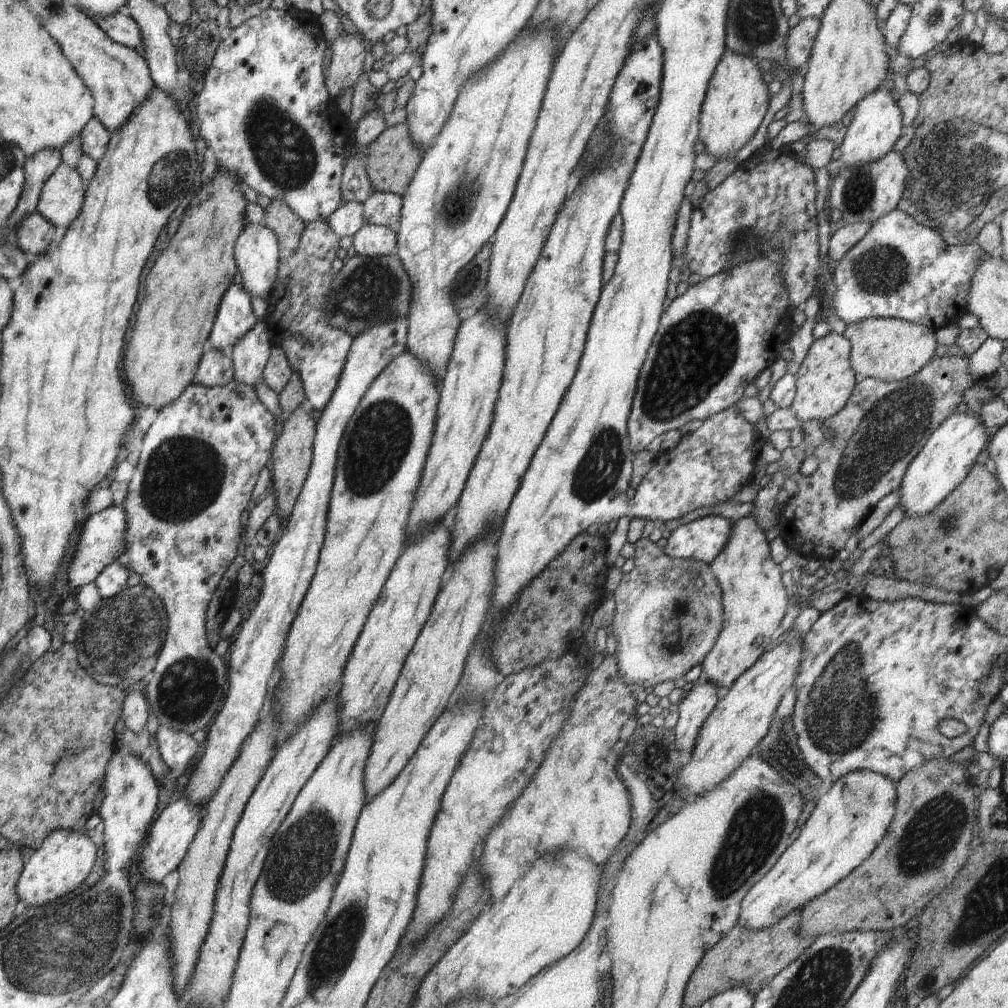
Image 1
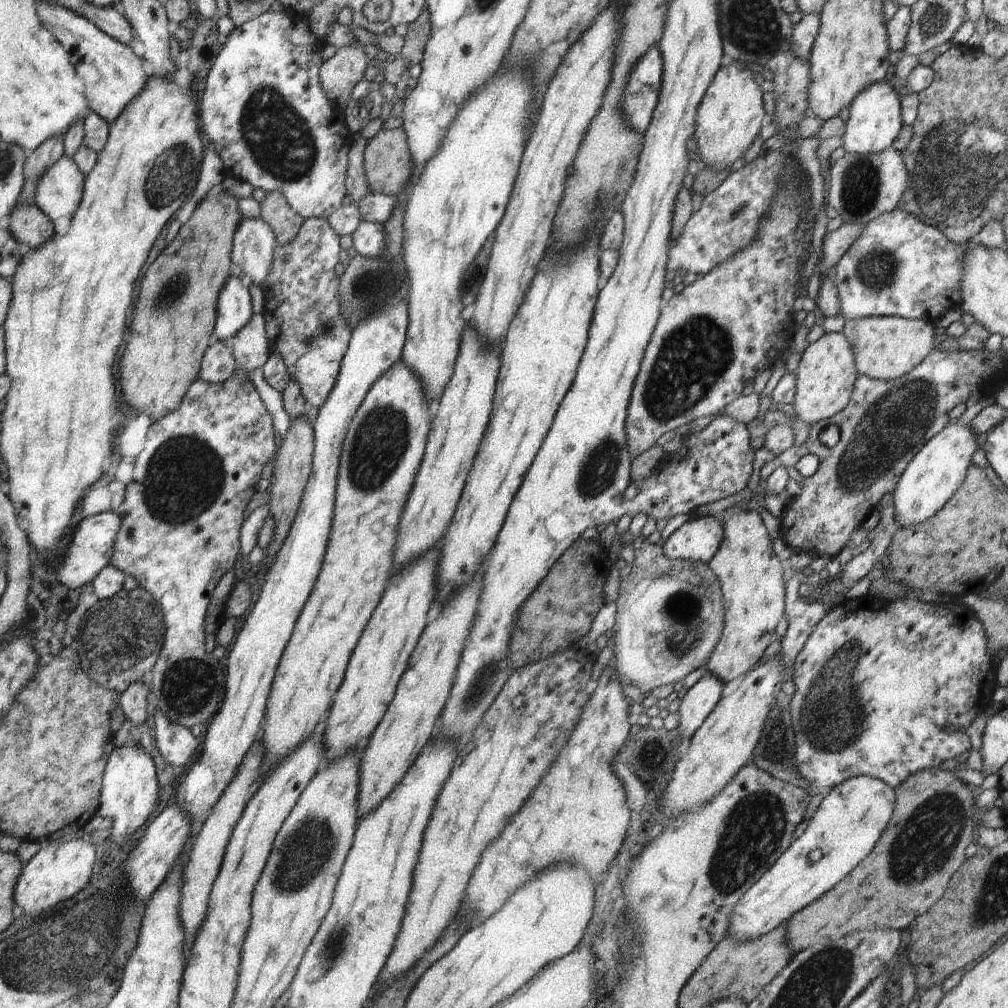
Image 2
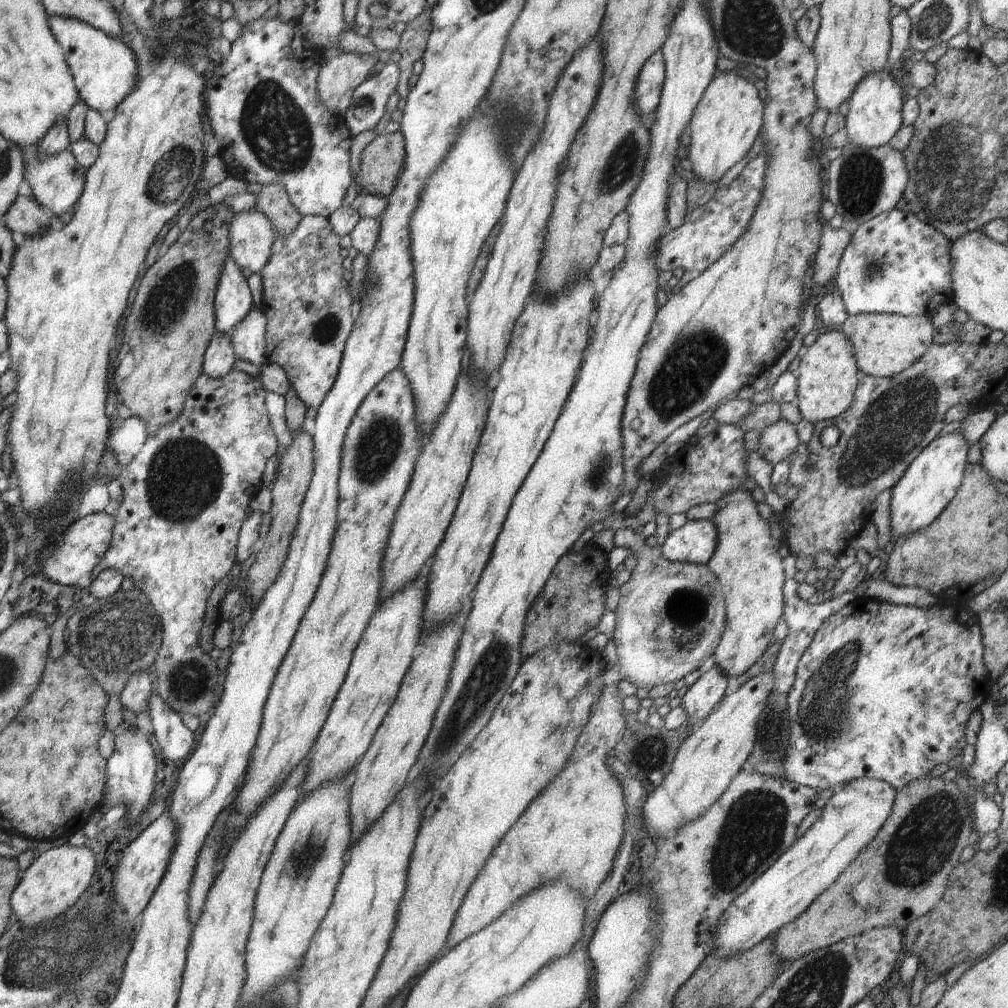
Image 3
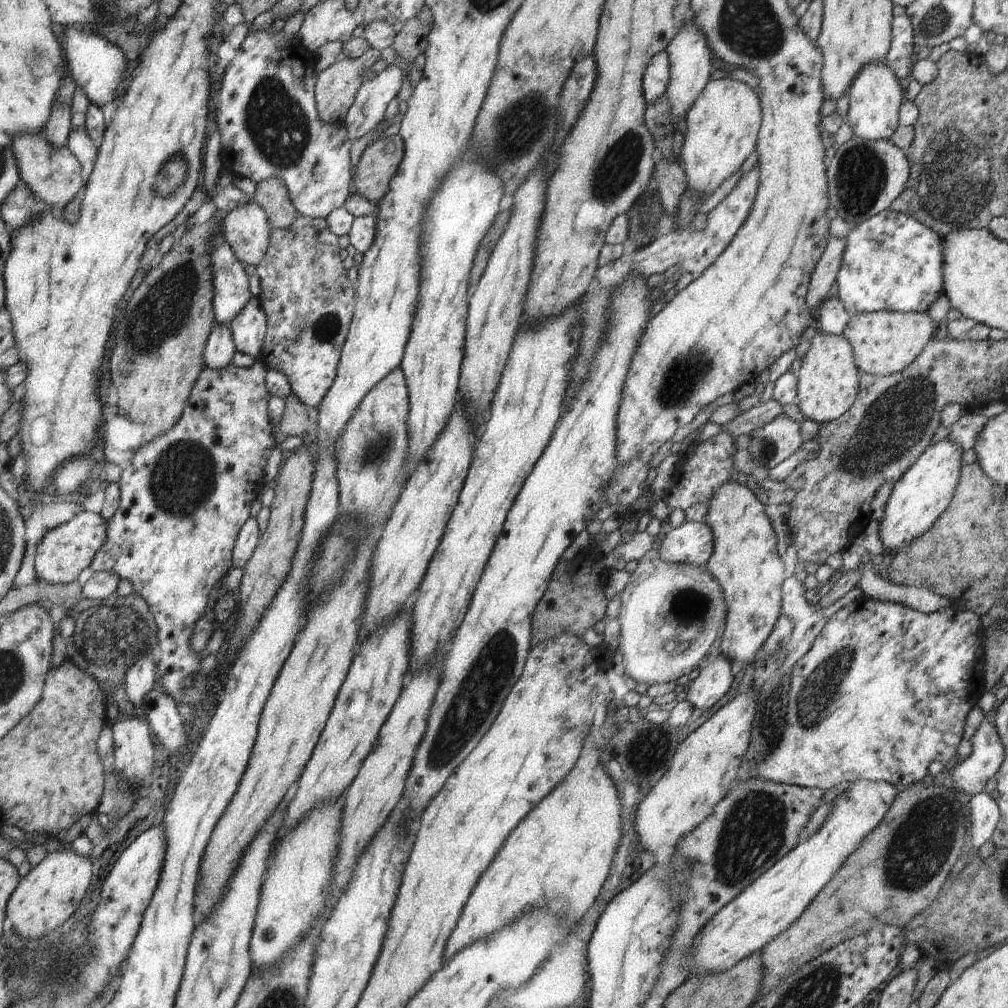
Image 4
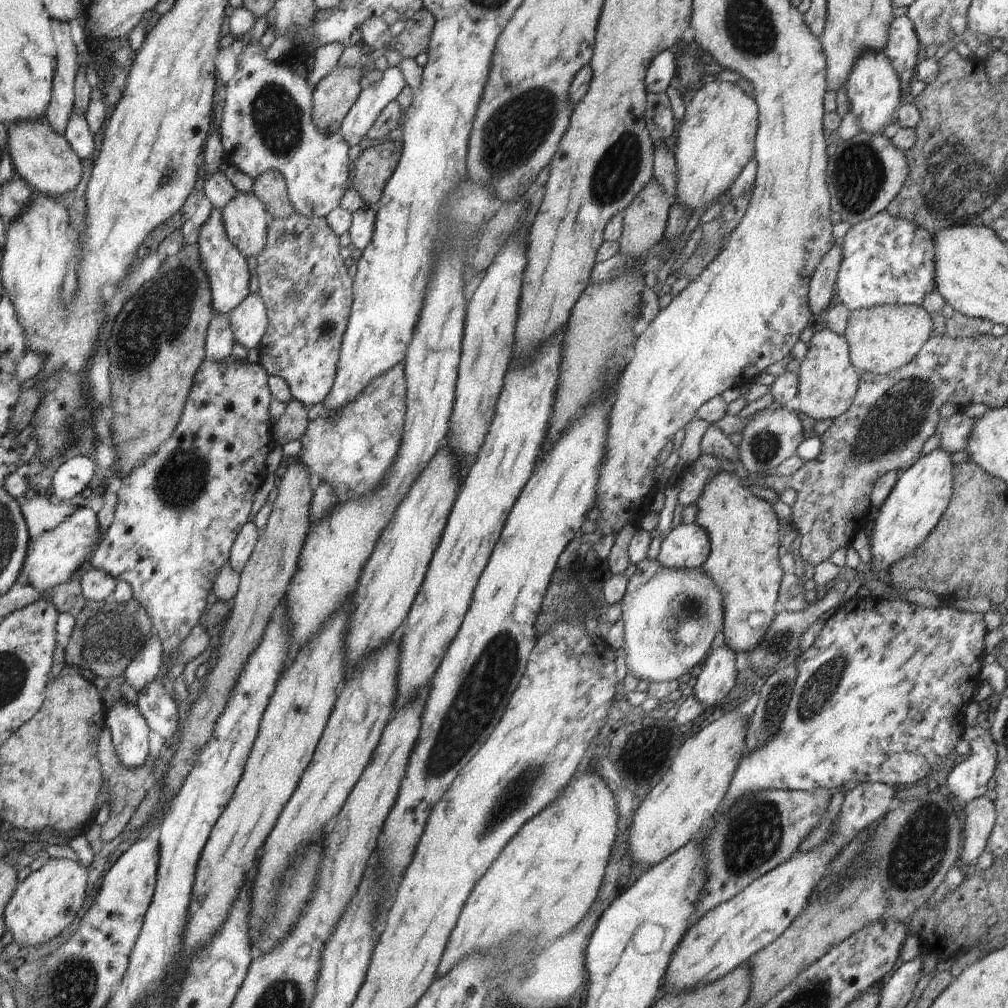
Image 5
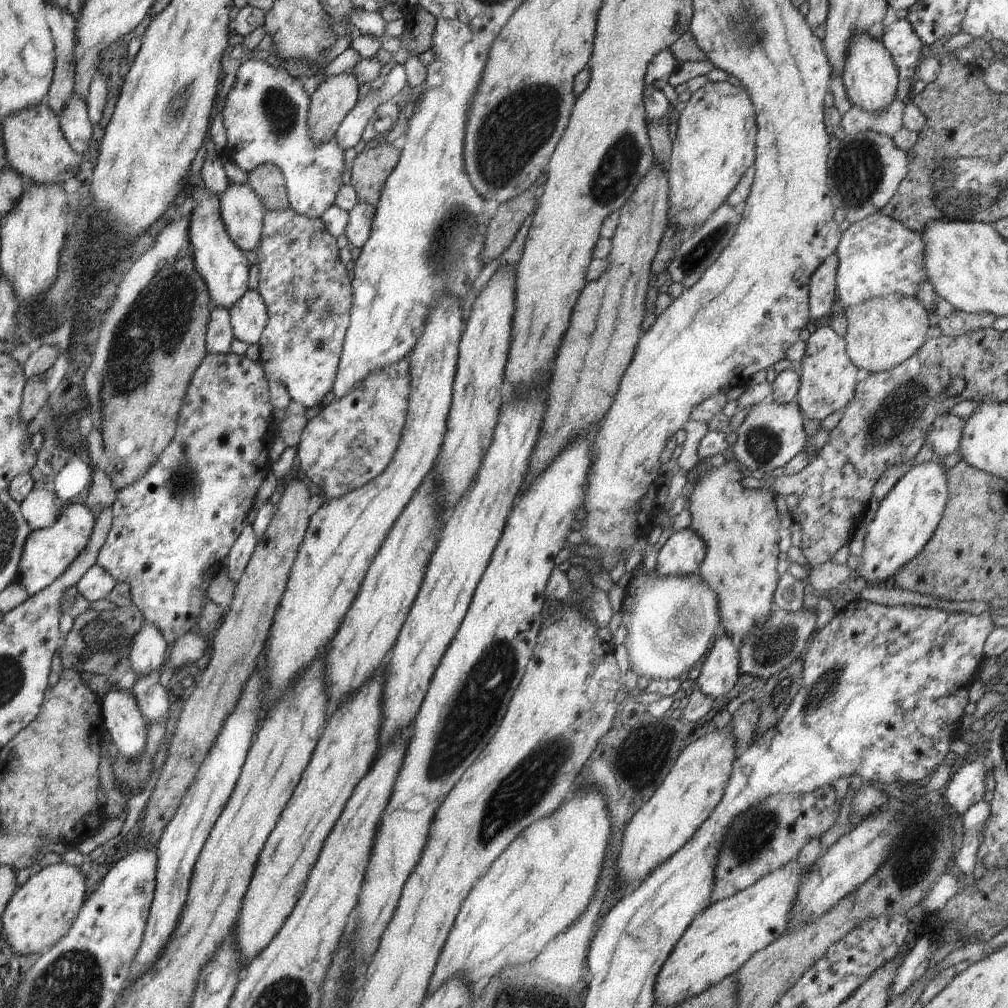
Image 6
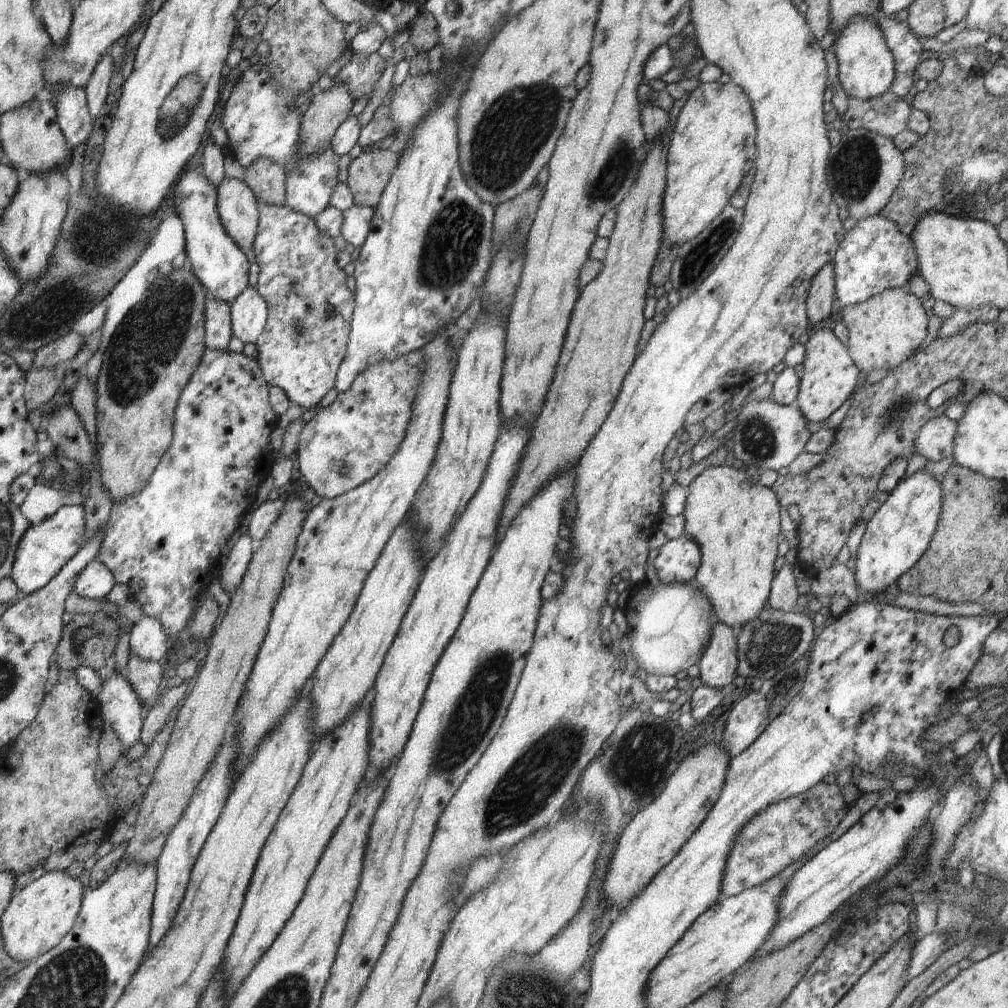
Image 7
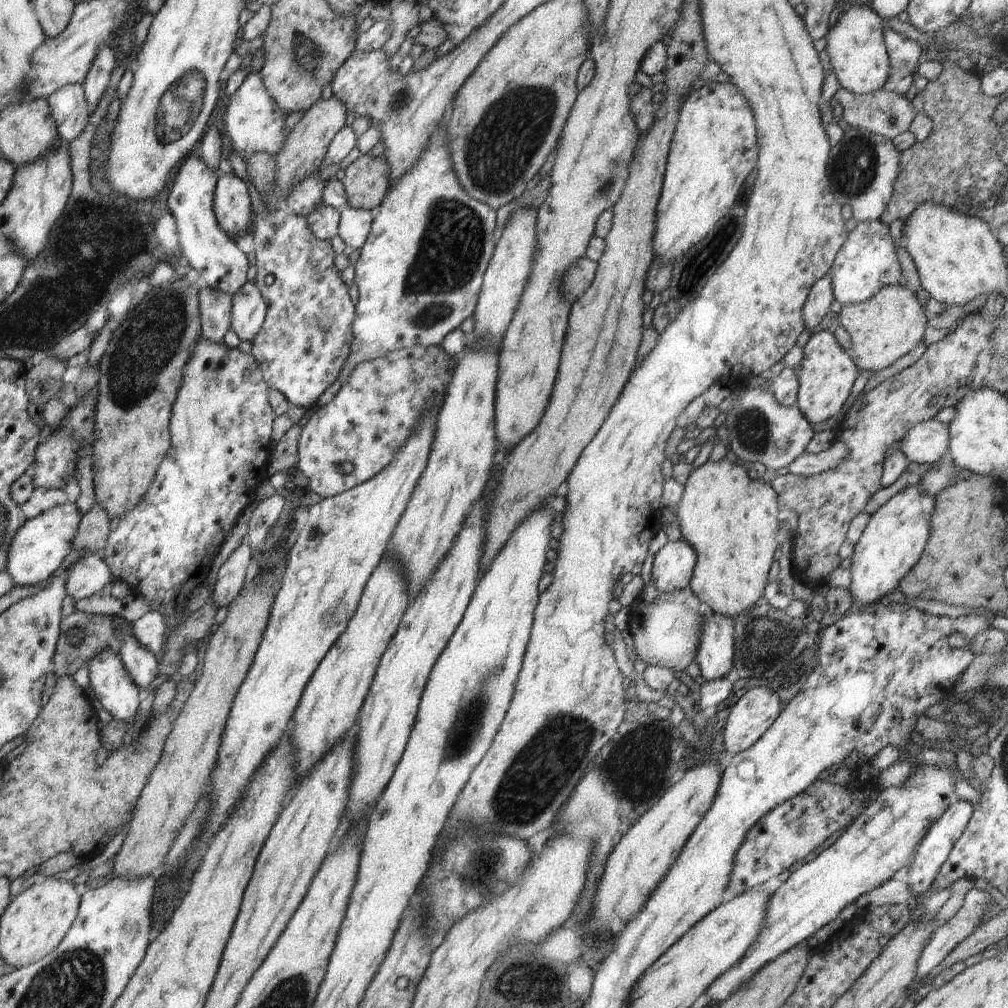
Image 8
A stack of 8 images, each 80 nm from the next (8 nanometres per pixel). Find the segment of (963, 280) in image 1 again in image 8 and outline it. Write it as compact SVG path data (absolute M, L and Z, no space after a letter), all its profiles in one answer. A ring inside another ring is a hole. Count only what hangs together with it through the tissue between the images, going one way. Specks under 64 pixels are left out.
M881 219L859 221L834 257L829 273L833 295L840 304L844 305L868 300L884 286L898 285L902 269L894 242L890 237L889 225L883 223Z

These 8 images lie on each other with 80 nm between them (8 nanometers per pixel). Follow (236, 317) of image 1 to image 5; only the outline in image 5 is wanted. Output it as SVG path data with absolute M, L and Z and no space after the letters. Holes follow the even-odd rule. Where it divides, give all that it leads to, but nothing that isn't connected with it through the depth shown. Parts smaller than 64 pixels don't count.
M214 207L207 220L196 228L193 241L197 244L199 252L200 270L208 275L211 288L213 310L216 313L228 315L248 296L249 278L247 258L230 242L224 230L221 210Z

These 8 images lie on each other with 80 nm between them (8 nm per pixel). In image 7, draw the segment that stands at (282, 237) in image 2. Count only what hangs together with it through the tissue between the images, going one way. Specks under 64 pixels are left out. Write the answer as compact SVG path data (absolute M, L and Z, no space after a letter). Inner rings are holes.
M261 158L252 161L249 167L245 168L245 179L243 180L253 190L253 194L258 201L274 206L282 206L285 202L285 170L280 164L269 158Z

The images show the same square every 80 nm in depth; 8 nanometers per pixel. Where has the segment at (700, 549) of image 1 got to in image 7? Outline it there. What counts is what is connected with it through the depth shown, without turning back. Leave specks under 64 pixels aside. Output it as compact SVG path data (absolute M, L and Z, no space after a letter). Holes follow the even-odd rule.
M688 535L670 539L659 548L654 570L659 580L667 585L692 581L700 566L699 546Z

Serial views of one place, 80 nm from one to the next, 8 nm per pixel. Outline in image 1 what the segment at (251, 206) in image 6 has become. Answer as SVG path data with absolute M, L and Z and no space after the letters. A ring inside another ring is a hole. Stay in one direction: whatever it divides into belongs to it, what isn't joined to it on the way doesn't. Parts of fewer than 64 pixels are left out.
M246 223L236 238L236 269L240 271L242 286L251 298L267 300L279 265L278 250L278 239L265 224Z

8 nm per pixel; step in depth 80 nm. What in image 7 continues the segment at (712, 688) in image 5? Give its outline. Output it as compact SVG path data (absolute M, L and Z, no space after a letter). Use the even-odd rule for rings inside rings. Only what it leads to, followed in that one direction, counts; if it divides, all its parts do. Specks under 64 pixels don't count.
M713 621L709 646L698 660L704 685L723 689L738 676L736 630L720 621Z

